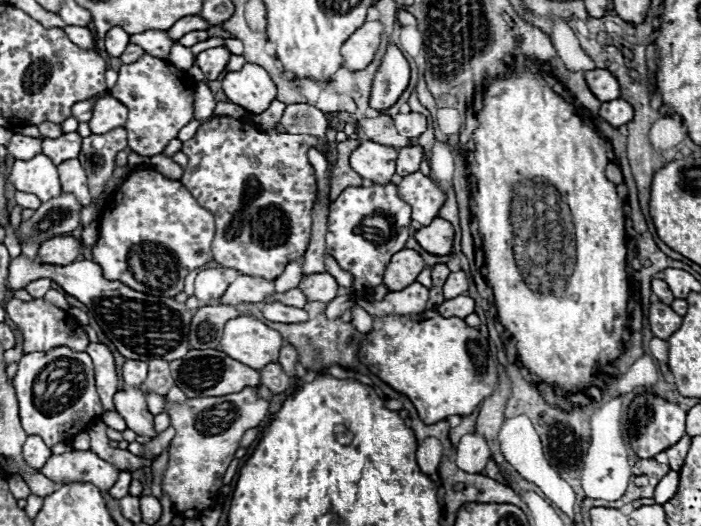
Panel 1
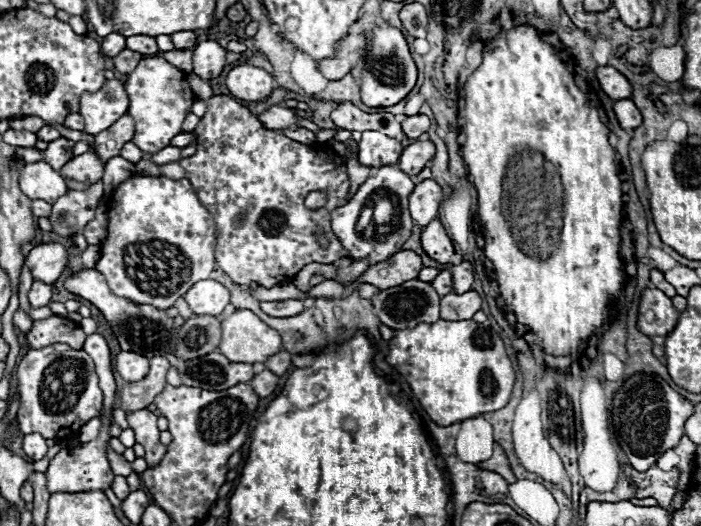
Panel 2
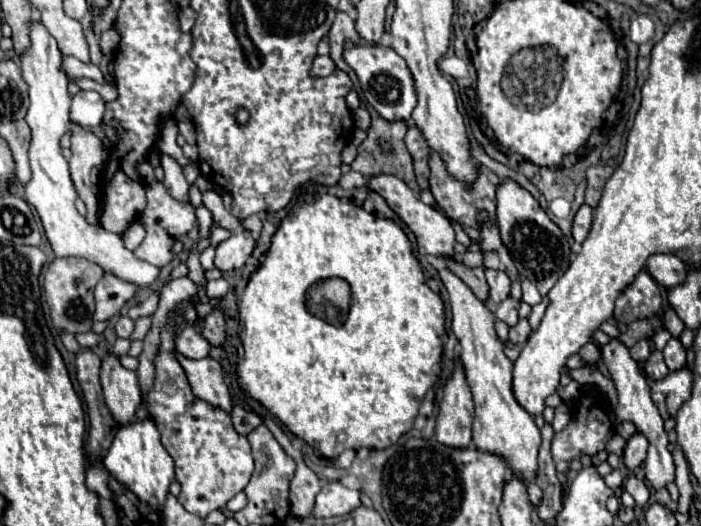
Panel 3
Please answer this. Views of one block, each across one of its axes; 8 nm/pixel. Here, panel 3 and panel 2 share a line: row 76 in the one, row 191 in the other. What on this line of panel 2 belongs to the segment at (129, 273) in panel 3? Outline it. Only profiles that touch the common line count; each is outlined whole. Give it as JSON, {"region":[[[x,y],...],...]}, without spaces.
{"region":[[[34,162],[22,168],[20,188],[28,198],[46,200],[50,204],[54,204],[58,196],[64,196],[68,192],[64,178],[56,170],[52,170],[46,162]]]}

